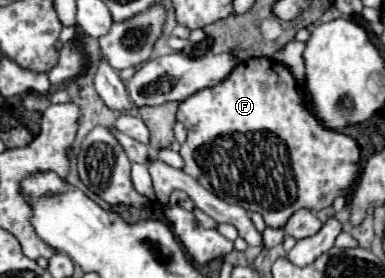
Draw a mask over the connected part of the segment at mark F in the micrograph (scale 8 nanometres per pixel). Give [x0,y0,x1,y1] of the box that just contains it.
[176,57,360,229]

